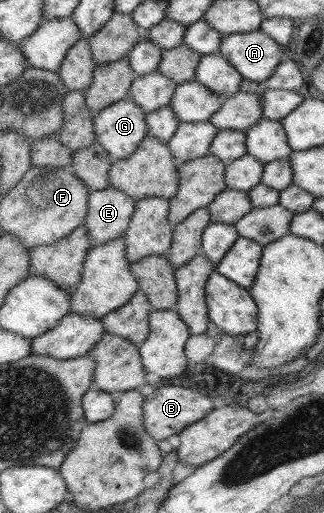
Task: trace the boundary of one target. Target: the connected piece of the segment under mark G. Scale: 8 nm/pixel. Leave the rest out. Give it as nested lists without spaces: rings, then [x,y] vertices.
[[[131,99],[111,103],[93,117],[95,142],[100,143],[114,161],[128,159],[147,136],[145,115]]]

